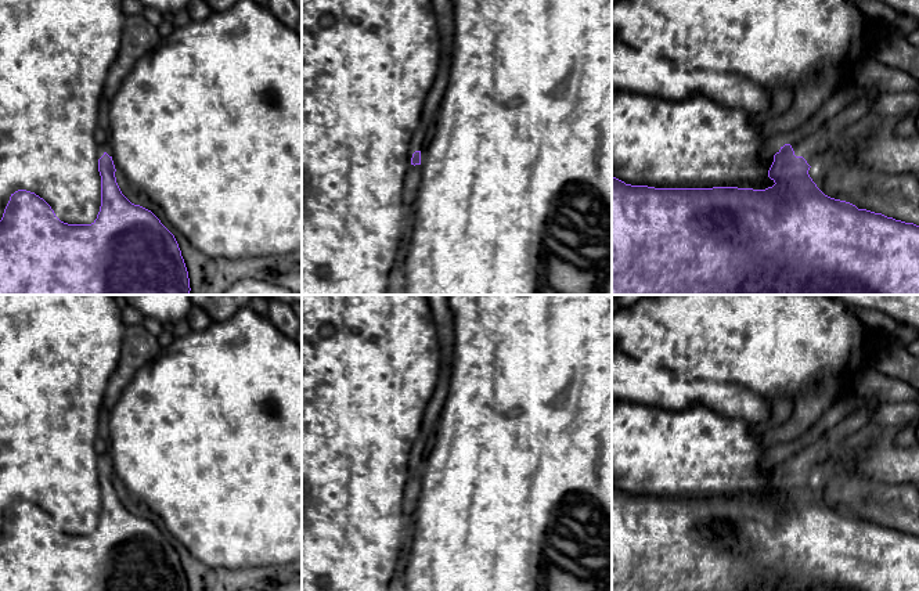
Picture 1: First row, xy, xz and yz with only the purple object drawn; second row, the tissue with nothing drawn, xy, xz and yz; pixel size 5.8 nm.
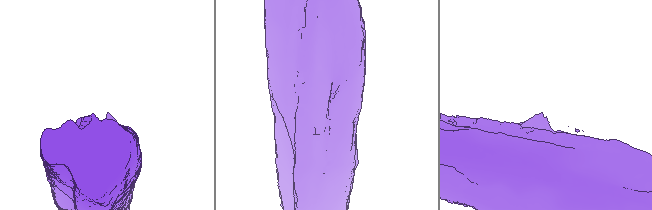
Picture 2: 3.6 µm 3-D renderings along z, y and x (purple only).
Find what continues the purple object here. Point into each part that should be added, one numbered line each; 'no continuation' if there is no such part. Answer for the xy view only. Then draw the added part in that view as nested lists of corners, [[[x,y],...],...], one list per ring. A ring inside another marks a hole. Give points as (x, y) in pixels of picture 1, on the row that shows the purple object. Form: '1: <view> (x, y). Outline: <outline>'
1: xy (104, 147). Outline: [[[100,141],[98,151],[97,151],[98,159],[100,159],[105,152],[107,152],[109,156],[112,156],[112,149],[111,149],[109,144],[108,144],[107,141]]]

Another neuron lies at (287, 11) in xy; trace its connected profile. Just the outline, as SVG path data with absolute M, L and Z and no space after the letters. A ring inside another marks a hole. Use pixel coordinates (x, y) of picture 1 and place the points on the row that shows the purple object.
M269 0L269 10L285 26L295 29L302 21L302 8L293 0Z

